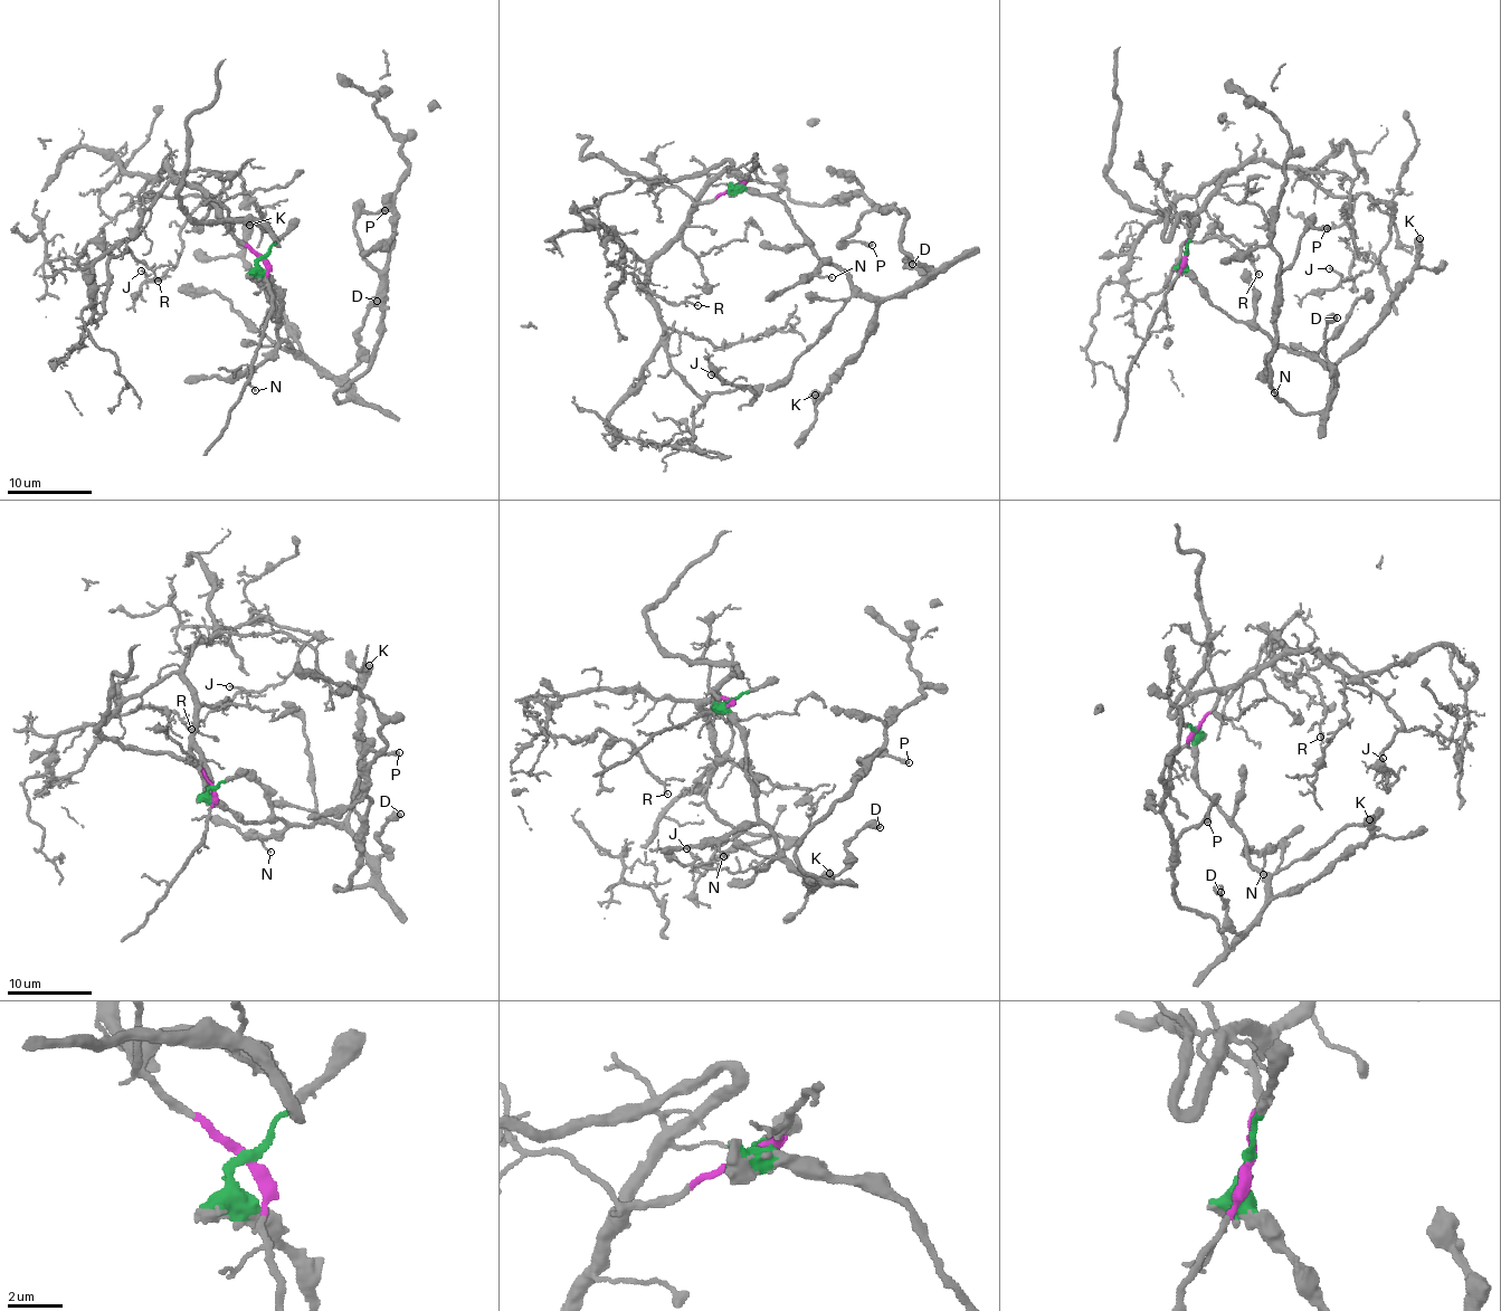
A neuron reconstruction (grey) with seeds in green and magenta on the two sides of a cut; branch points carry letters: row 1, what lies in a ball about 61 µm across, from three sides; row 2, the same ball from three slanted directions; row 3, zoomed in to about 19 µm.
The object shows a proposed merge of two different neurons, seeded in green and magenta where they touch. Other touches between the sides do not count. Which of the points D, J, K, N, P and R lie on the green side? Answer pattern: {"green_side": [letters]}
{"green_side": ["D", "K", "N", "P"]}

